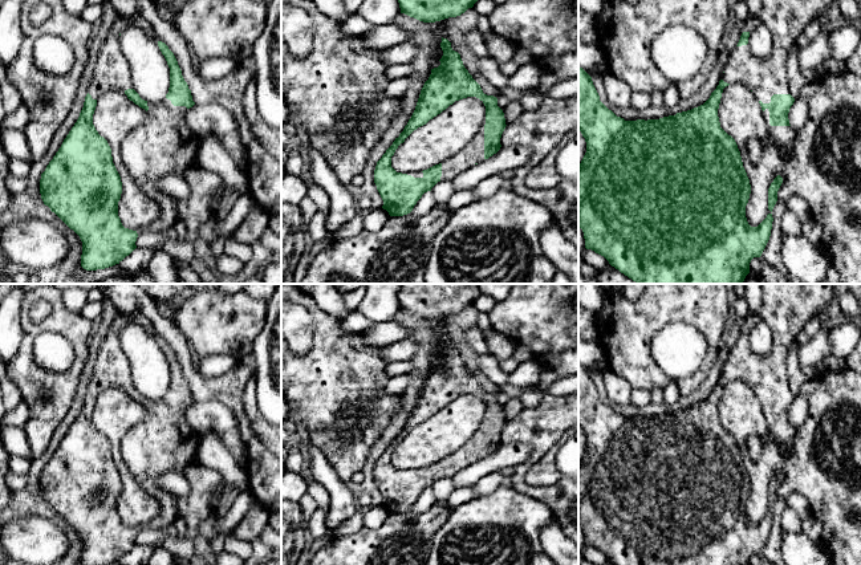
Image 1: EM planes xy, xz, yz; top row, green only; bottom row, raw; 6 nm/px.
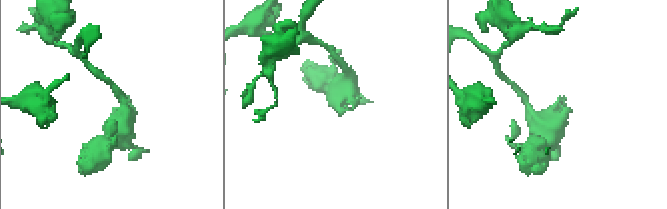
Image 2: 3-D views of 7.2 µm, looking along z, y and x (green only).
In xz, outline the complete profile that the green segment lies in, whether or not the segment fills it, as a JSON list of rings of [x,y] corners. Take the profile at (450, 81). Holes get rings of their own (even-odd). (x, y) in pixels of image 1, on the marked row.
[[[442,37],[443,56],[440,65],[431,69],[425,82],[415,110],[403,131],[377,162],[374,183],[383,200],[382,208],[390,216],[403,216],[413,211],[422,195],[440,180],[454,180],[476,163],[482,163],[496,154],[501,145],[500,138],[505,129],[503,110],[497,98],[483,93],[480,85],[464,68],[460,54],[451,48],[451,42]],[[476,97],[486,106],[486,118],[479,133],[455,155],[443,163],[422,172],[397,172],[391,167],[391,157],[405,139],[418,127],[440,114],[455,101]]]

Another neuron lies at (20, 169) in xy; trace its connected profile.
[[[11,159],[9,174],[17,178],[28,178],[31,172],[31,163],[20,159]]]

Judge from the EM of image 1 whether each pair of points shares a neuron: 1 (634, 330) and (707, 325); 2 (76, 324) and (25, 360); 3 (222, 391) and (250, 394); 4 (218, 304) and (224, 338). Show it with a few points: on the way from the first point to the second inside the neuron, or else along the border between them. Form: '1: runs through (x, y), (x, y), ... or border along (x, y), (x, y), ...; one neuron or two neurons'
1: runs through (653, 313), (689, 313); one neuron
2: runs through (59, 324), (40, 326), (27, 342); one neuron
3: border along (254, 376), (243, 394), (243, 410), (250, 423); two neurons
4: runs through (218, 312), (218, 321), (224, 330); one neuron

